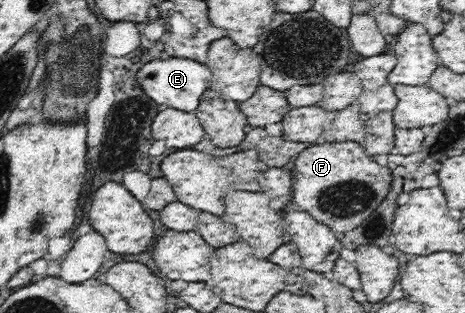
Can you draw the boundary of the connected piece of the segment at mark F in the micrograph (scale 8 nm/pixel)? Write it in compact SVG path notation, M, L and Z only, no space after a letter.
M325 142L311 144L294 158L294 184L290 201L337 234L345 234L375 212L390 189L391 170L374 162L362 144Z

